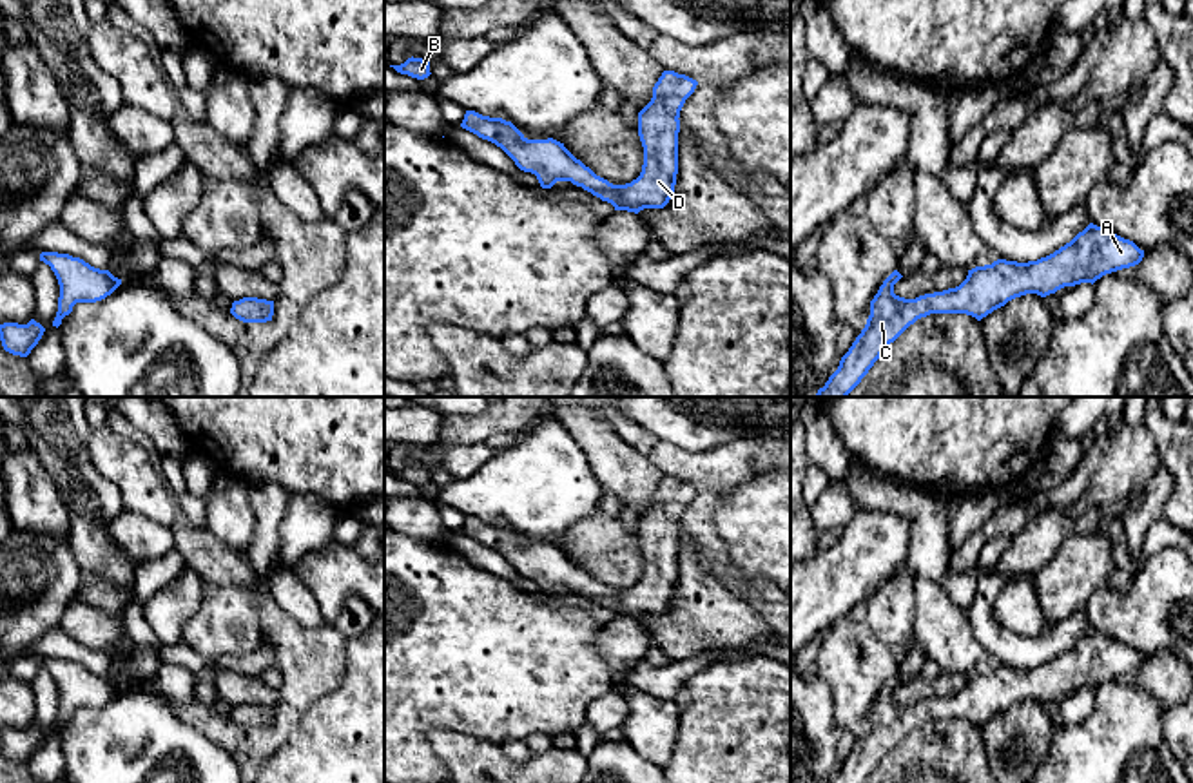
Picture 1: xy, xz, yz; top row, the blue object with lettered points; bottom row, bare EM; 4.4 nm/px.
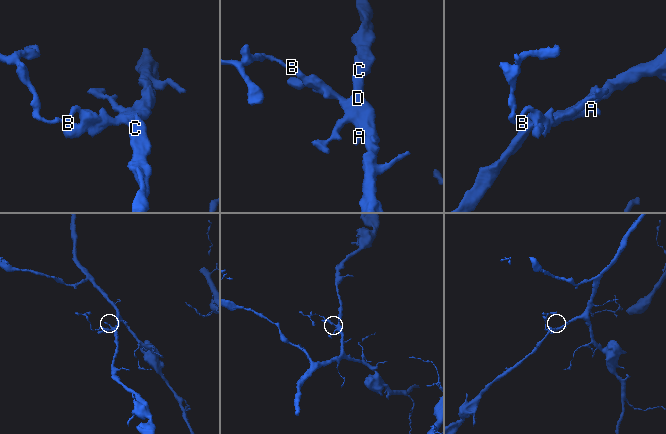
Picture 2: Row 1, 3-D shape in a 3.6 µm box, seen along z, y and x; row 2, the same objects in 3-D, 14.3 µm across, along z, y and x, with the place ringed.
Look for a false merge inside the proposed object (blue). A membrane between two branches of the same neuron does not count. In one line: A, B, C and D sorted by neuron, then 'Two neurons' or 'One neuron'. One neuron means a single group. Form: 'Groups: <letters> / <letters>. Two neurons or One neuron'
Groups: A B C D. One neuron

